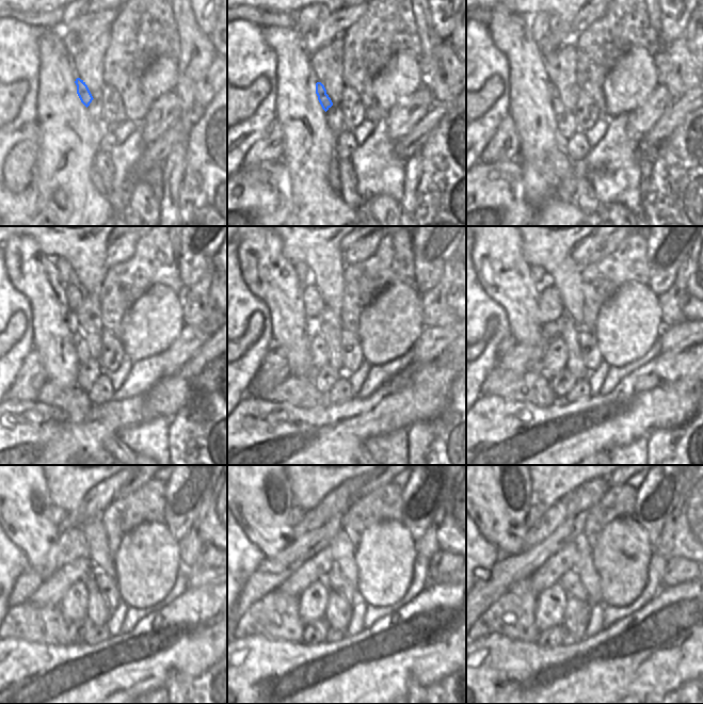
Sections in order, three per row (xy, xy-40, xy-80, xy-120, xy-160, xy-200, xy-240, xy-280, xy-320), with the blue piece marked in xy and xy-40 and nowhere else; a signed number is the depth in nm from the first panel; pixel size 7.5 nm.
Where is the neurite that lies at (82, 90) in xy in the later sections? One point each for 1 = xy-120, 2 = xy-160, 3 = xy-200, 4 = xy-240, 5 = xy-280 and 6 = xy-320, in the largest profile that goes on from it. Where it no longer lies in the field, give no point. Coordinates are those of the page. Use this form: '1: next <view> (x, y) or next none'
1: next xy-120 (81, 348)
2: next xy-160 (318, 349)
3: next xy-200 (555, 357)
4: next xy-240 (74, 605)
5: next xy-280 (313, 602)
6: next xy-320 (550, 607)

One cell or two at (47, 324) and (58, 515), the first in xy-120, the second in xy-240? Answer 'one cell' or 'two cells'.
two cells

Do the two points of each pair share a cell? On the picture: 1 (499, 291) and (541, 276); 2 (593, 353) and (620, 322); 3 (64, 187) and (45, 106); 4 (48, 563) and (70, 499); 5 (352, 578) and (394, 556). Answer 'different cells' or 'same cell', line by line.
1: different cells
2: different cells
3: same cell
4: different cells
5: different cells

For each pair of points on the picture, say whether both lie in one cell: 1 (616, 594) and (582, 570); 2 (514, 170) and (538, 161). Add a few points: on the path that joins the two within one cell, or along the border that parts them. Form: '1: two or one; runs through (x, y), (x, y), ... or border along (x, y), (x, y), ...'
1: two; border along (592, 557), (592, 563), (598, 576), (602, 602)
2: two; border along (521, 164), (522, 180), (524, 182)

